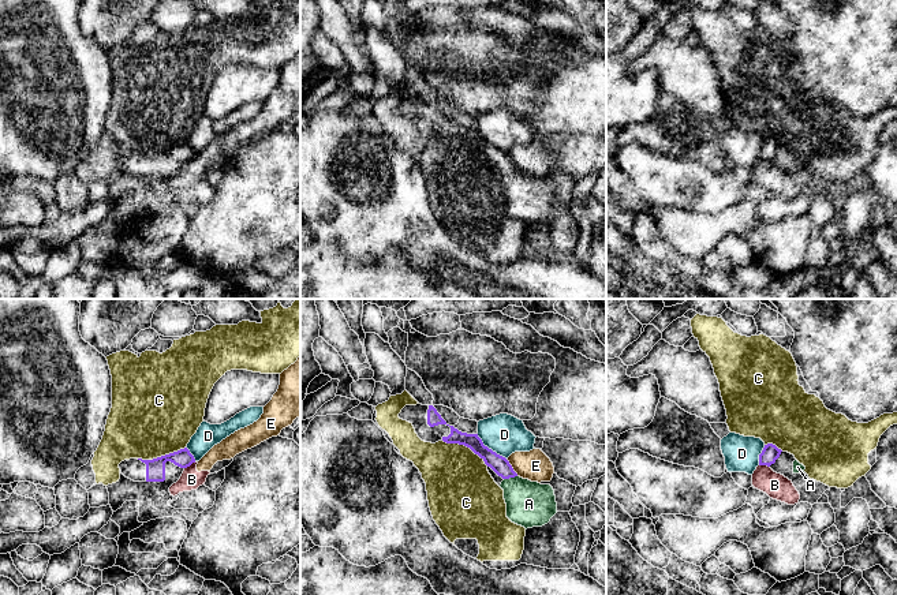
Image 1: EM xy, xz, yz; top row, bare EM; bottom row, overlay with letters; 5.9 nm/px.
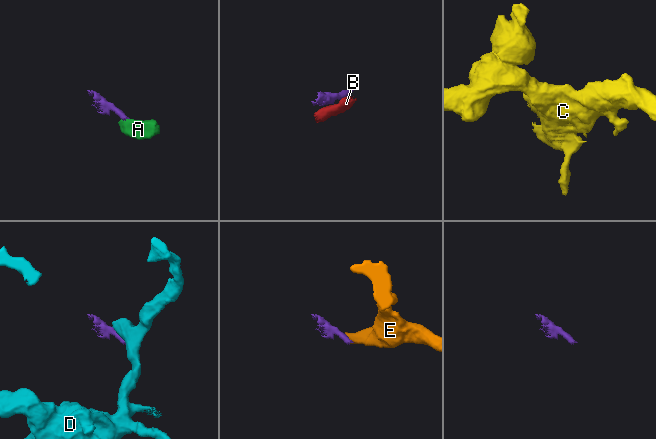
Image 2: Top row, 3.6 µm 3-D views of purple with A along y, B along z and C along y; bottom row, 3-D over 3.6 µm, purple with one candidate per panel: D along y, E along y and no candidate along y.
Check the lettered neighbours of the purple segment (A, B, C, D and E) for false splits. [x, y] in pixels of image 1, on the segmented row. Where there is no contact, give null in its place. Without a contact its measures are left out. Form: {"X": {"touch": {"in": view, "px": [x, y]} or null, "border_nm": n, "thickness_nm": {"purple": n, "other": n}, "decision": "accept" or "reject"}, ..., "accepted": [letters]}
{"A": {"touch": {"in": "xz", "px": [509, 476]}, "border_nm": 80, "thickness_nm": {"purple": 100, "other": 280}, "decision": "accept"}, "B": {"touch": {"in": "xy", "px": [190, 464]}, "border_nm": 80, "thickness_nm": {"purple": 110, "other": 120}, "decision": "reject"}, "C": {"touch": {"in": "xz", "px": [466, 445]}, "border_nm": 320, "thickness_nm": {"purple": 100, "other": 380}, "decision": "reject"}, "D": {"touch": {"in": "xz", "px": [490, 449]}, "border_nm": 220, "thickness_nm": {"purple": 100, "other": 240}, "decision": "reject"}, "E": {"touch": {"in": "xz", "px": [511, 467]}, "border_nm": 130, "thickness_nm": {"purple": 100, "other": 180}, "decision": "reject"}, "accepted": ["A"]}

